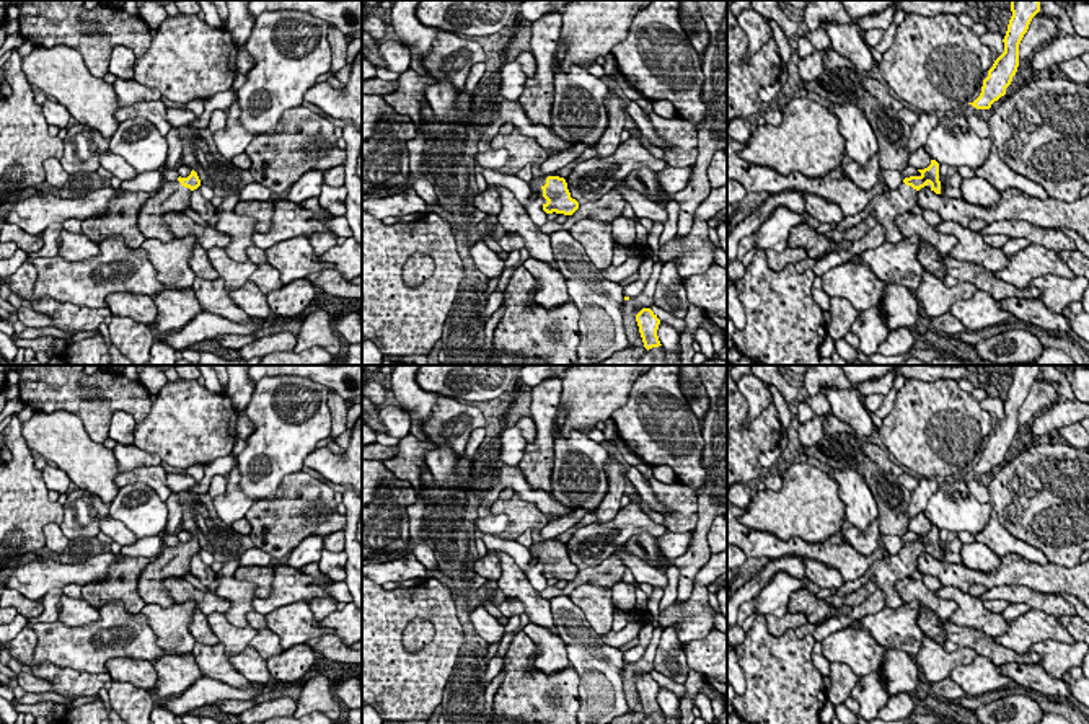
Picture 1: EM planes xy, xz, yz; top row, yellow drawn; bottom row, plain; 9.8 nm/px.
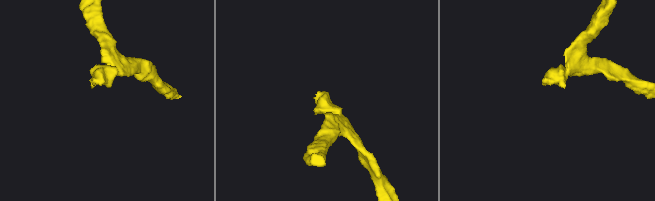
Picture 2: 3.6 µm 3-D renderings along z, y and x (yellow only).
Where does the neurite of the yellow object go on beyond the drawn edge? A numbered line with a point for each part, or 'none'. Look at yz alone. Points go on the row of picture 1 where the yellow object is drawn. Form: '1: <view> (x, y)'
1: yz (892, 203)

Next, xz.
1: xz (538, 180)

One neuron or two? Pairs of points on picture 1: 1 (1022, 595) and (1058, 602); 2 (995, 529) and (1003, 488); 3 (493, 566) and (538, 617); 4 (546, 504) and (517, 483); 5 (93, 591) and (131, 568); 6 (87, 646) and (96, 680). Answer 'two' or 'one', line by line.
1: one
2: two
3: two
4: one
5: one
6: two

